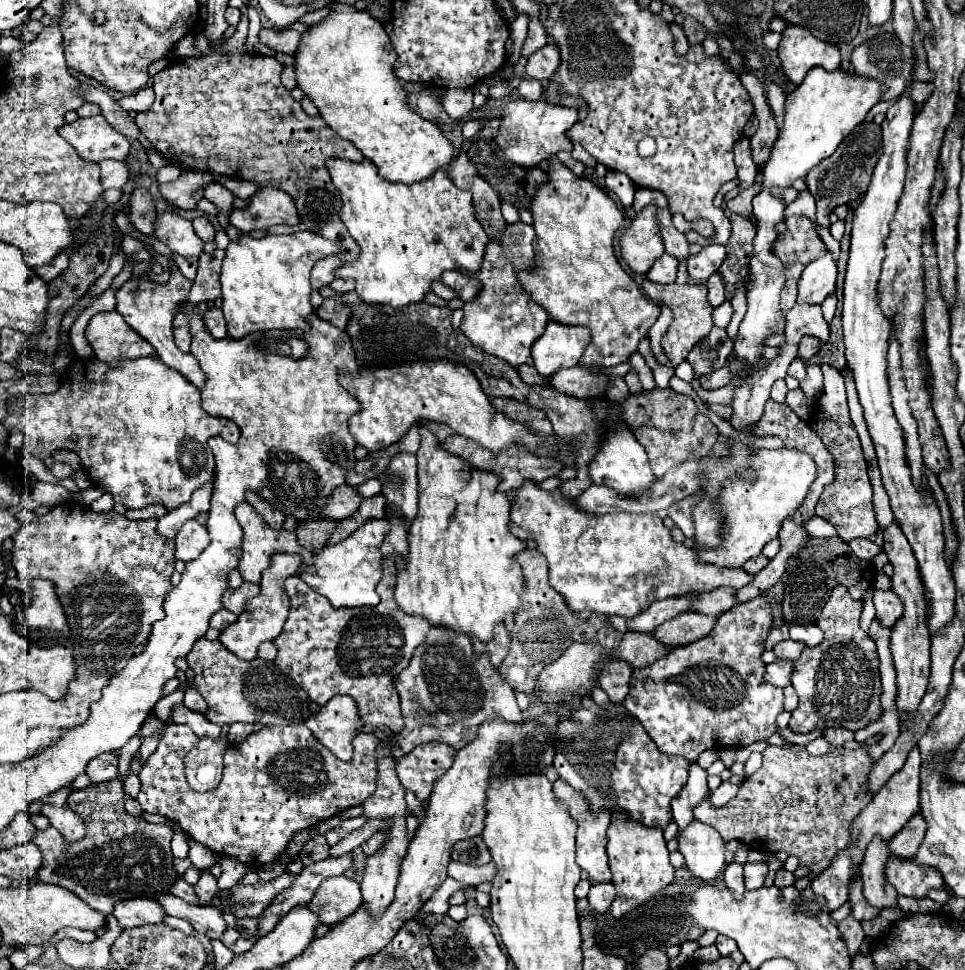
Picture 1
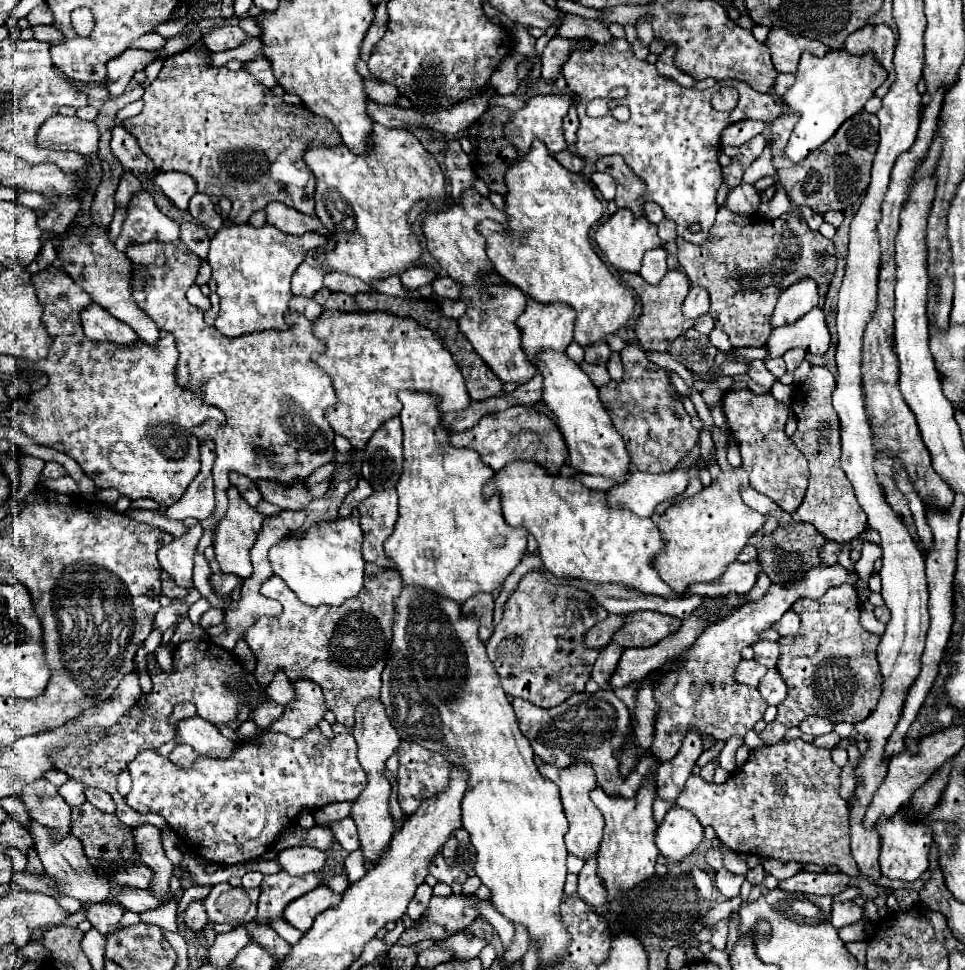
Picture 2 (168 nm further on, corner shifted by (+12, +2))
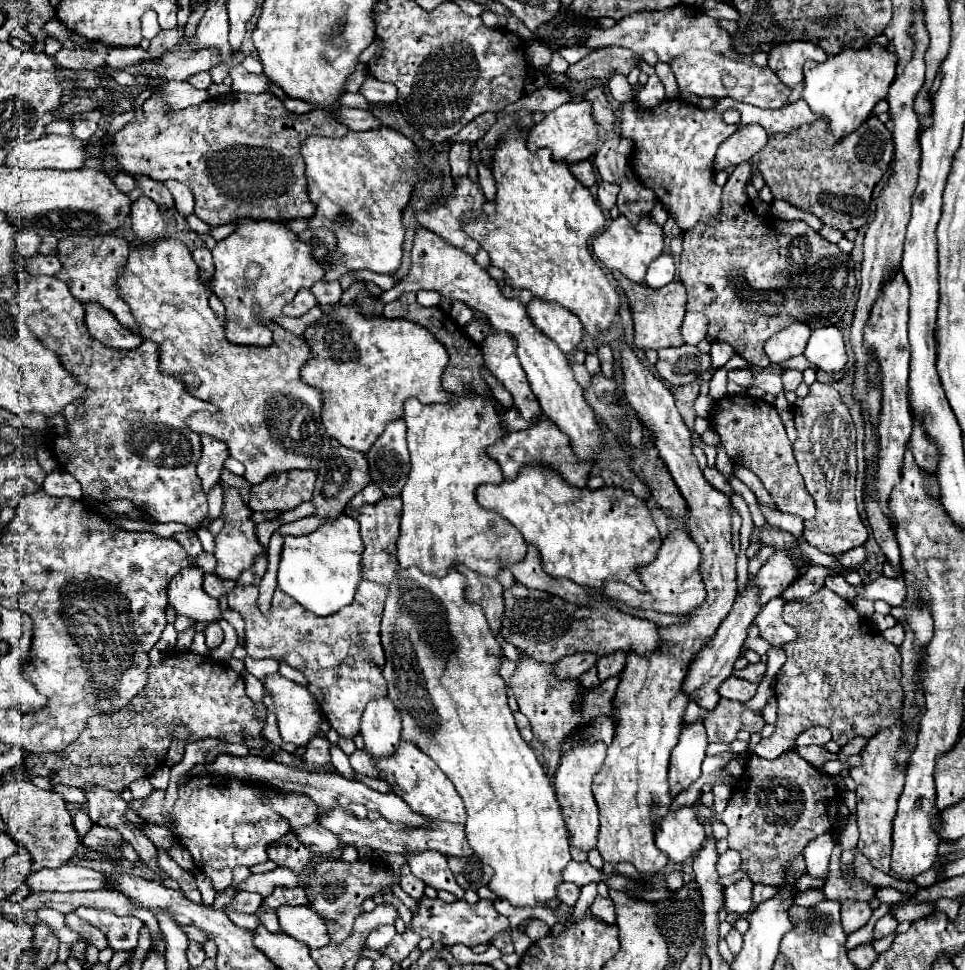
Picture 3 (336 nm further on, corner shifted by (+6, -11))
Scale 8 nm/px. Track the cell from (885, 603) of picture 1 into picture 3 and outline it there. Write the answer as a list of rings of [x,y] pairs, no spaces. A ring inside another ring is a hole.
[[[896,625],[896,627],[890,627],[890,629],[886,629],[886,631],[882,631],[880,633],[886,641],[890,641],[890,643],[894,643],[894,645],[900,645],[902,641],[904,641],[904,629],[902,629],[902,625]]]

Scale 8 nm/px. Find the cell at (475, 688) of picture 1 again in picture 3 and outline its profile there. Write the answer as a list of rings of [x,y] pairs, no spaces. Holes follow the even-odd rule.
[[[410,567],[410,569],[400,569],[398,571],[398,583],[390,585],[390,593],[386,597],[386,609],[384,609],[384,617],[382,617],[382,645],[386,651],[386,665],[384,665],[384,679],[388,681],[388,697],[394,703],[394,707],[400,711],[402,717],[402,739],[414,743],[420,751],[424,751],[428,757],[432,757],[432,761],[446,773],[446,777],[454,783],[456,791],[460,793],[464,805],[466,805],[466,837],[468,843],[474,851],[474,855],[478,859],[482,859],[482,863],[490,865],[494,869],[494,875],[488,883],[488,889],[494,891],[498,897],[508,899],[514,907],[548,907],[548,901],[558,897],[558,885],[562,883],[562,871],[564,867],[572,861],[570,855],[570,845],[568,845],[568,831],[562,819],[562,809],[556,801],[554,789],[552,789],[552,781],[546,775],[546,771],[542,769],[536,753],[532,751],[532,747],[522,739],[522,735],[518,733],[514,715],[508,707],[508,691],[506,691],[506,683],[500,677],[500,661],[498,655],[502,653],[498,641],[494,639],[486,617],[482,615],[482,609],[478,609],[478,605],[472,605],[464,599],[464,589],[466,589],[466,577],[458,571],[450,571],[450,575],[438,579],[432,575],[426,575],[422,571],[418,571],[418,567]]]

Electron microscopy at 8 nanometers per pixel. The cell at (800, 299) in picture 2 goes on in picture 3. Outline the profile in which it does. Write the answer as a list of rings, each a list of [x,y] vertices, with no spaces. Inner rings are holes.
[[[794,321],[786,329],[774,333],[766,341],[764,351],[772,363],[778,363],[778,361],[784,361],[788,357],[800,355],[808,343],[808,337],[810,337],[808,323],[806,321]]]

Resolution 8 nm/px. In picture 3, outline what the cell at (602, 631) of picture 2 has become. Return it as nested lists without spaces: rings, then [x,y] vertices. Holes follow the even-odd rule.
[[[574,653],[564,657],[562,661],[558,661],[558,675],[572,675],[572,677],[580,677],[582,673],[586,673],[590,667],[594,667],[598,661],[598,655],[594,653]]]

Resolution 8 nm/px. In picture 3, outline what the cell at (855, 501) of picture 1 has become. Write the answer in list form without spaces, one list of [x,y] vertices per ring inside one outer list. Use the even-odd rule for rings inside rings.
[[[812,383],[810,393],[804,399],[796,399],[794,423],[798,429],[798,439],[792,445],[798,469],[806,481],[808,493],[816,501],[816,515],[804,521],[802,539],[810,545],[824,549],[854,549],[864,545],[868,539],[868,529],[858,515],[858,505],[854,497],[856,487],[856,429],[848,407],[842,403],[838,391],[826,383]]]

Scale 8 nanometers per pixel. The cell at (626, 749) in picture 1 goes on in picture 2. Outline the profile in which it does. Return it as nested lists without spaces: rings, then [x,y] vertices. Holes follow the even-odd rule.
[[[606,688],[598,690],[594,694],[580,692],[562,702],[562,706],[556,708],[538,708],[522,698],[512,700],[516,718],[520,722],[520,730],[530,740],[534,754],[540,756],[544,762],[566,768],[576,760],[586,760],[592,764],[598,782],[602,784],[606,794],[618,794],[624,798],[632,798],[636,790],[640,788],[640,782],[644,776],[648,776],[650,770],[656,770],[660,762],[656,762],[652,756],[646,756],[638,762],[636,770],[628,778],[620,778],[618,774],[618,760],[614,758],[614,752],[628,740],[632,740],[630,728],[630,712],[626,704],[616,698],[616,694]]]

